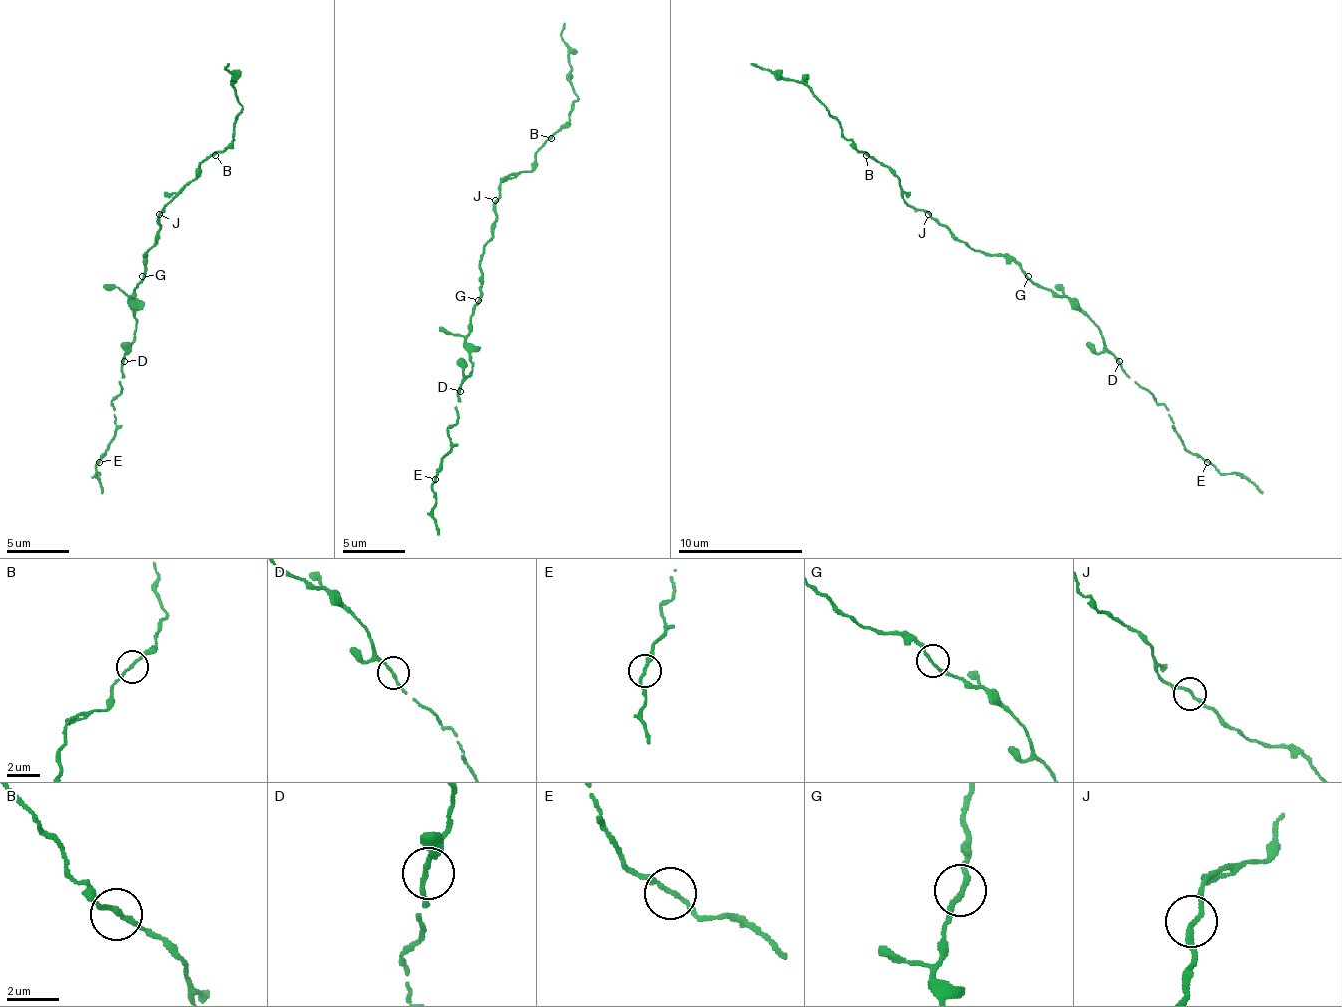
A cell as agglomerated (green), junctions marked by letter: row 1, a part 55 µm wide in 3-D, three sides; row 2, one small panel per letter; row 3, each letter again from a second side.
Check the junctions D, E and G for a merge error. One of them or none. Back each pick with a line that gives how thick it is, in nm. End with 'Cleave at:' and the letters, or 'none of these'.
Cleave at: none of these

